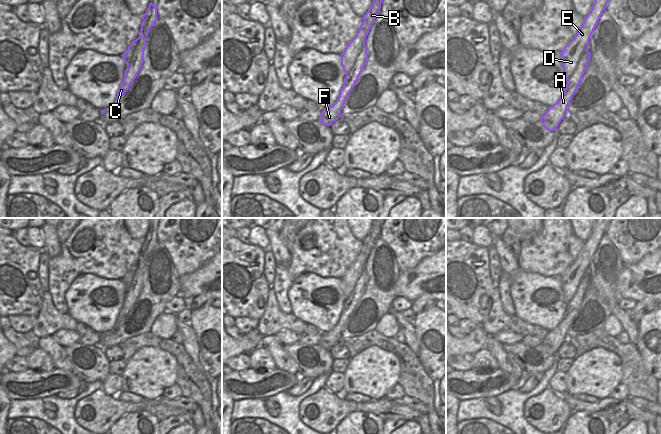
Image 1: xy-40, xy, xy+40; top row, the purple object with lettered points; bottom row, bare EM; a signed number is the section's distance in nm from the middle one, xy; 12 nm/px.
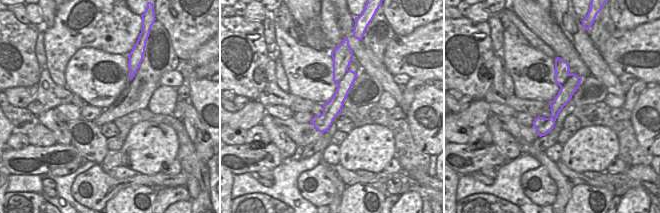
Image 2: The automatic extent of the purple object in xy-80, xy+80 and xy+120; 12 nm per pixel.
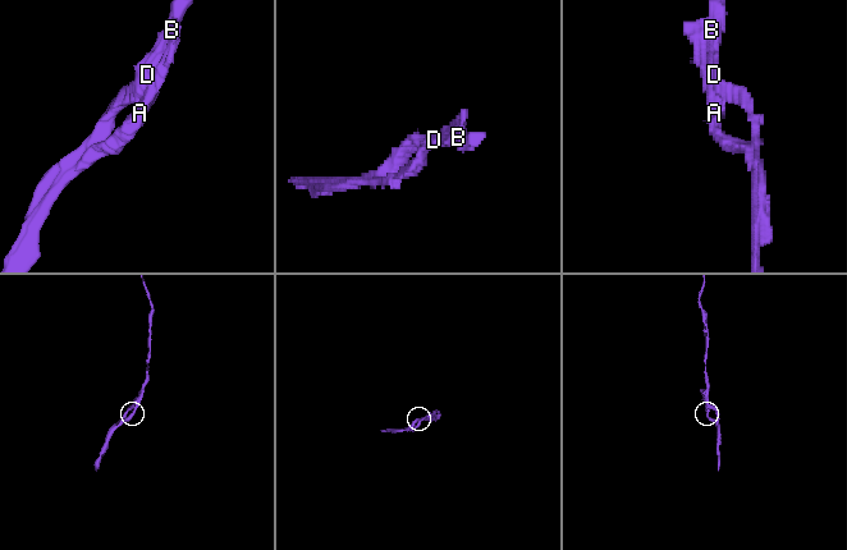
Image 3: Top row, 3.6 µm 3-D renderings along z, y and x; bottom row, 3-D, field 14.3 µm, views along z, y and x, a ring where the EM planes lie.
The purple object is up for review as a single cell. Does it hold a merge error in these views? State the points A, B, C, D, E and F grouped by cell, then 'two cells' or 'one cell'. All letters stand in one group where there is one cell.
A C F / B D E; two cells

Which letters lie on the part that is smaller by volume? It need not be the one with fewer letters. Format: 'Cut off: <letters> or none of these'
Cut off: A, C, F

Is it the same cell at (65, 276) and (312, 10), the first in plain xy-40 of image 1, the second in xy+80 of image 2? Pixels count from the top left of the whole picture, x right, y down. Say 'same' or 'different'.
different

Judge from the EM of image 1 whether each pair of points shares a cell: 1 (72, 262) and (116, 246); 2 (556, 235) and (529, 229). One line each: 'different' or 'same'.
1: same
2: different

